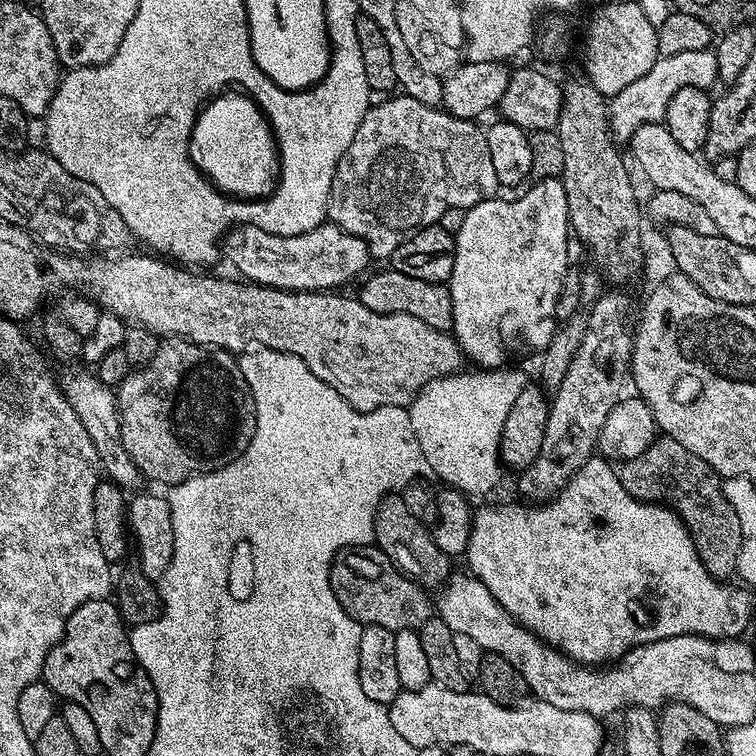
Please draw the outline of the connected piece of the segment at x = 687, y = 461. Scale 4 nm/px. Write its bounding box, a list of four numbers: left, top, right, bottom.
[619,434,742,581]

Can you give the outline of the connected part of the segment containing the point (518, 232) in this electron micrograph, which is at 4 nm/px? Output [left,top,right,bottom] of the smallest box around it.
[447,176,570,369]

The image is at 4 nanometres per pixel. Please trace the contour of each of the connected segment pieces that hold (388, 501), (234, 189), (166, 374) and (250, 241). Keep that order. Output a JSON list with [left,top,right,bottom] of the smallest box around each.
[[374,498,450,586],[188,90,280,200],[115,338,256,486],[222,222,370,292]]

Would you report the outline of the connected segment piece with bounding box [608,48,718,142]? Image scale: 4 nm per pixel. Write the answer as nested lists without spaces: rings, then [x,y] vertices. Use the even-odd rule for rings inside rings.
[[[703,48],[702,50],[686,50],[686,54],[670,54],[661,56],[642,74],[642,78],[630,82],[626,90],[611,97],[608,106],[608,124],[612,127],[613,137],[620,142],[628,142],[634,132],[644,123],[659,124],[666,114],[666,106],[670,106],[670,98],[682,90],[682,86],[711,89],[712,83],[717,83],[715,51]]]

